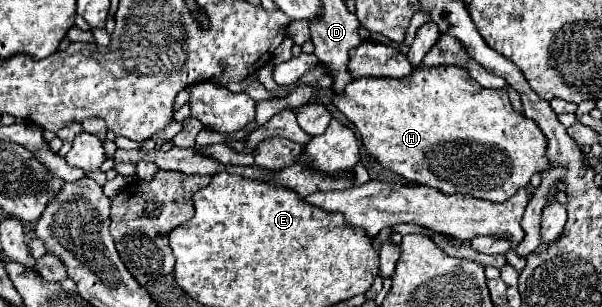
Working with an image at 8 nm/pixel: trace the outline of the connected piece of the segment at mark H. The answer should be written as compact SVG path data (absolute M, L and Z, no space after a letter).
M418 66L418 68L414 68L414 72L410 76L398 78L398 80L396 78L356 78L350 84L346 84L342 94L334 94L332 102L358 128L358 132L362 136L362 144L384 168L390 168L392 172L404 176L408 182L438 188L444 194L466 194L466 196L474 196L474 198L482 198L482 200L490 200L490 202L506 202L518 188L528 184L528 180L534 172L544 172L550 168L550 162L544 156L546 138L542 136L542 130L534 124L534 120L518 114L512 108L506 90L482 88L480 84L474 84L474 80L470 80L470 74L464 68L458 68L458 66L432 66L432 68Z

